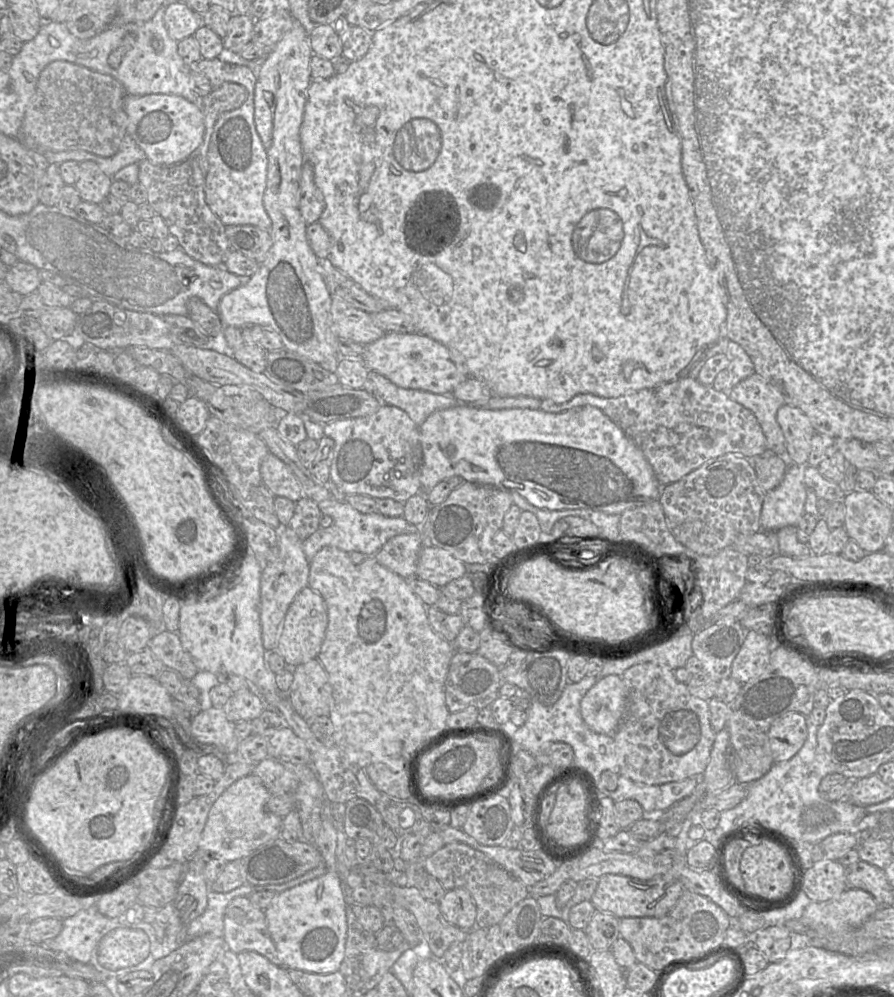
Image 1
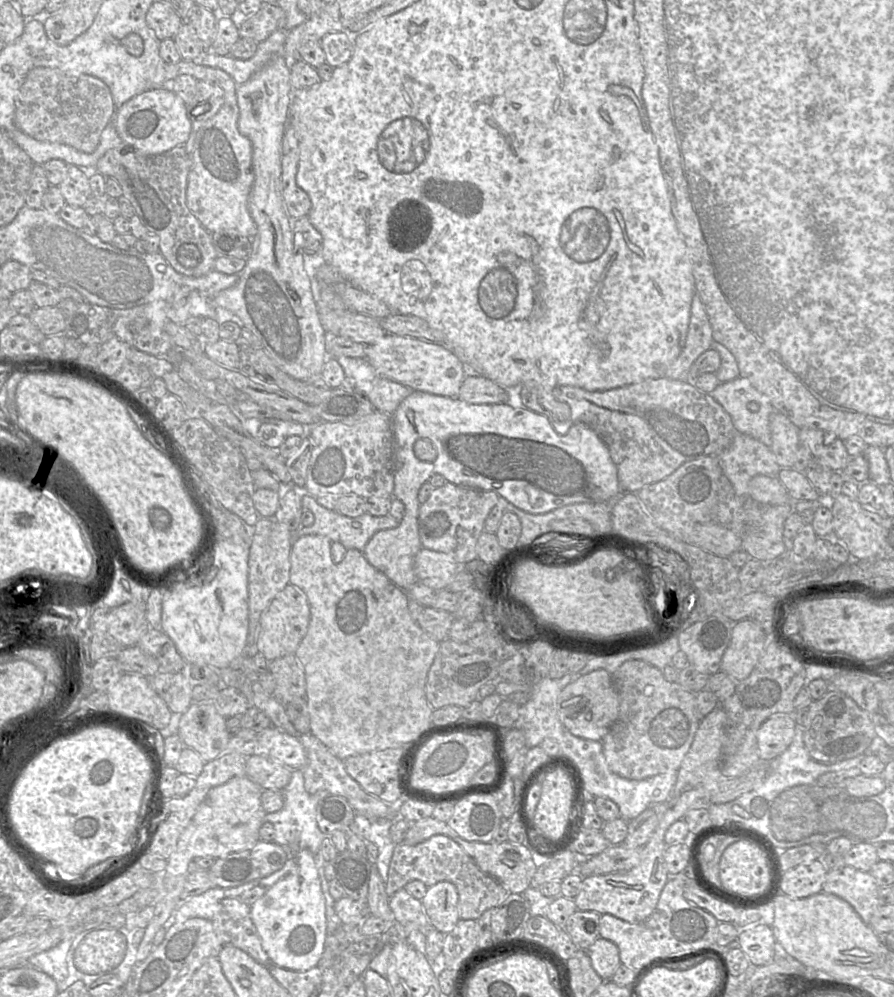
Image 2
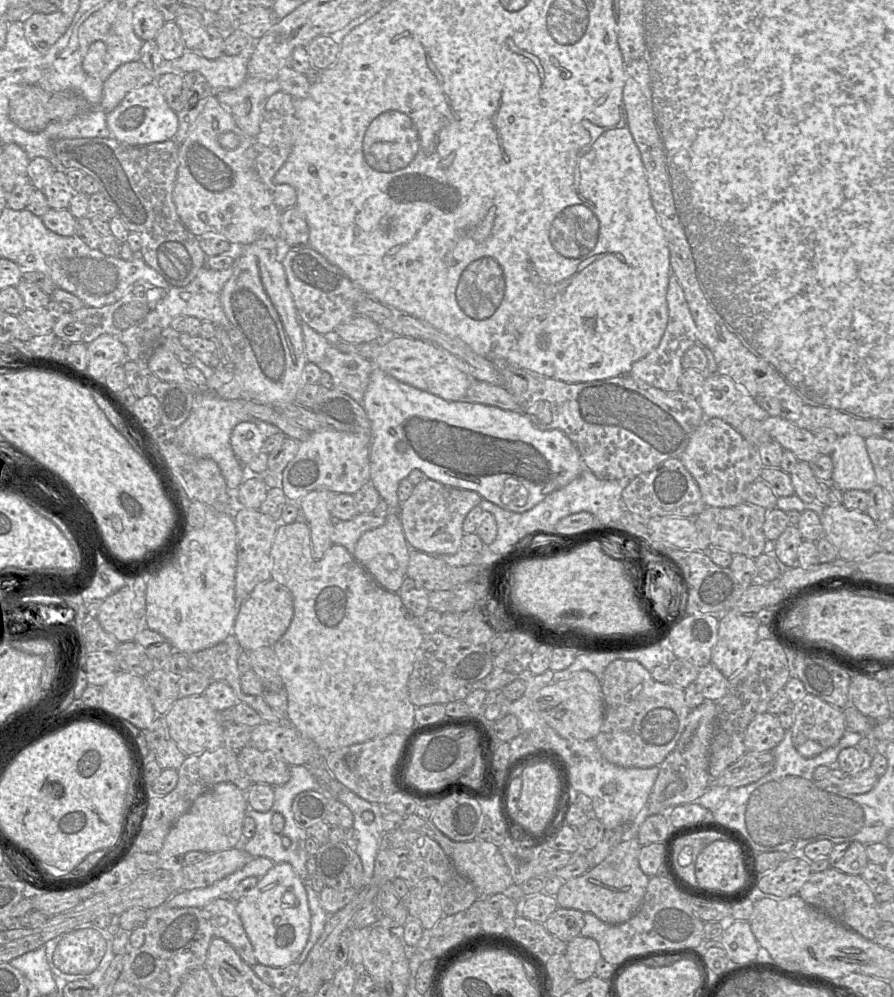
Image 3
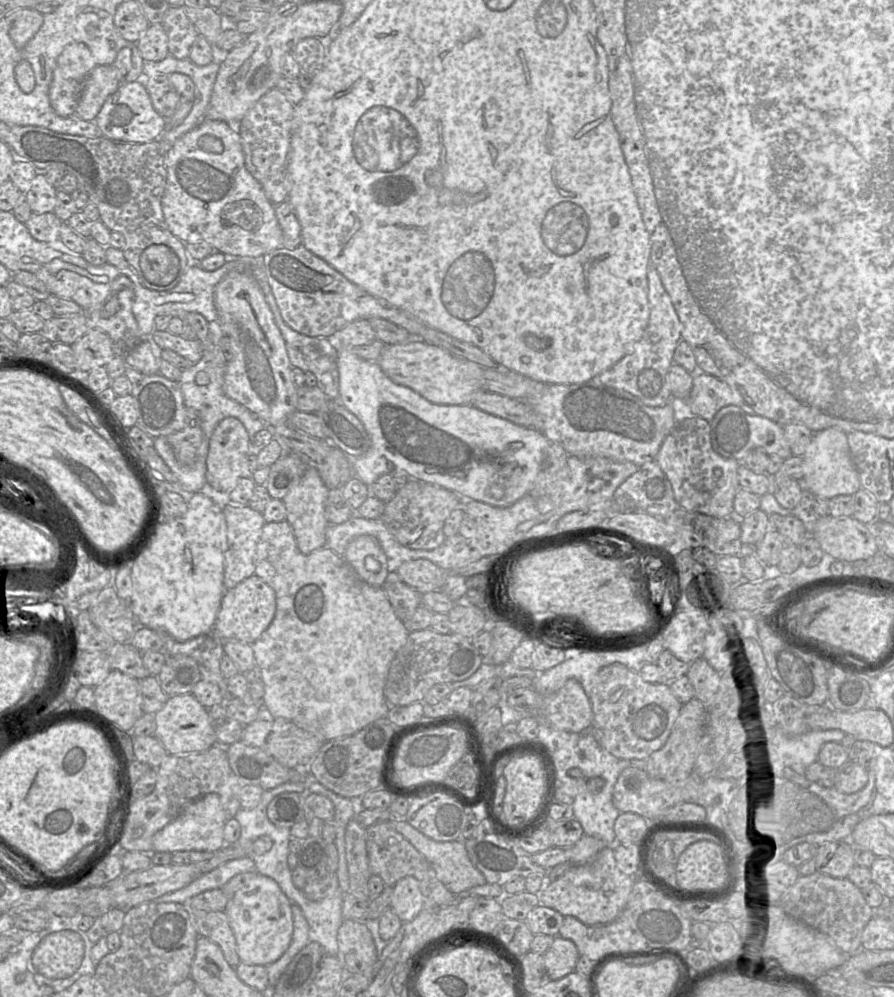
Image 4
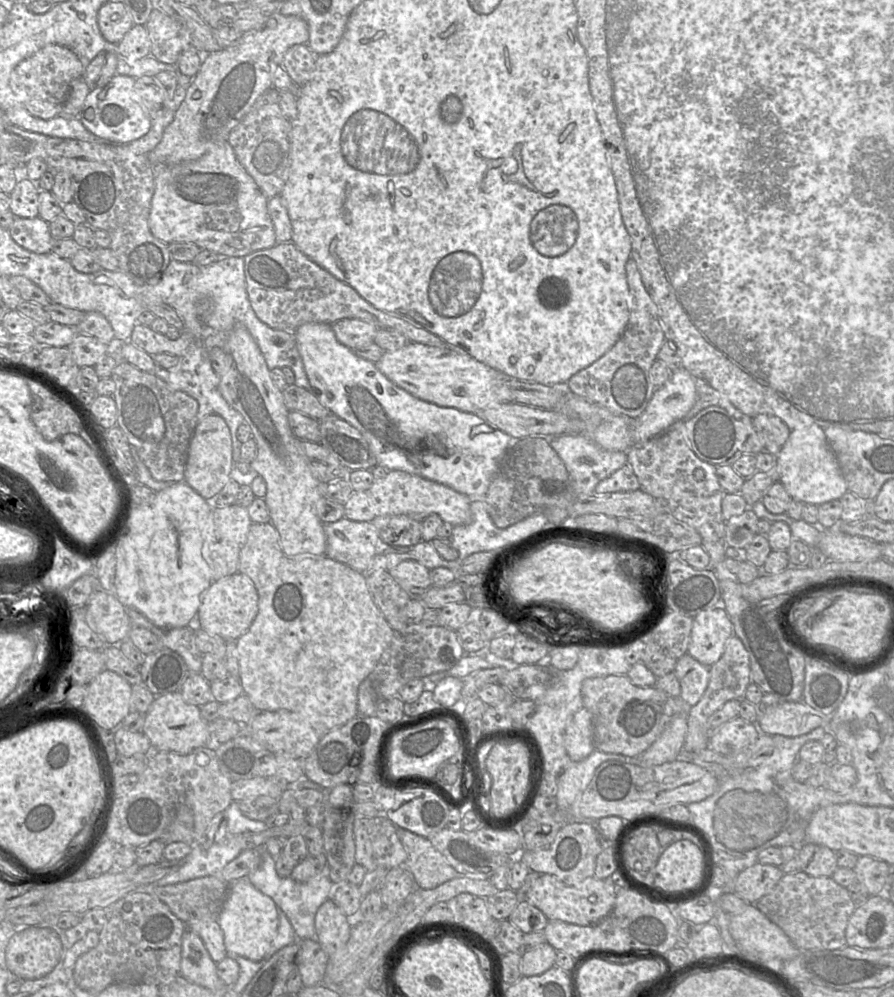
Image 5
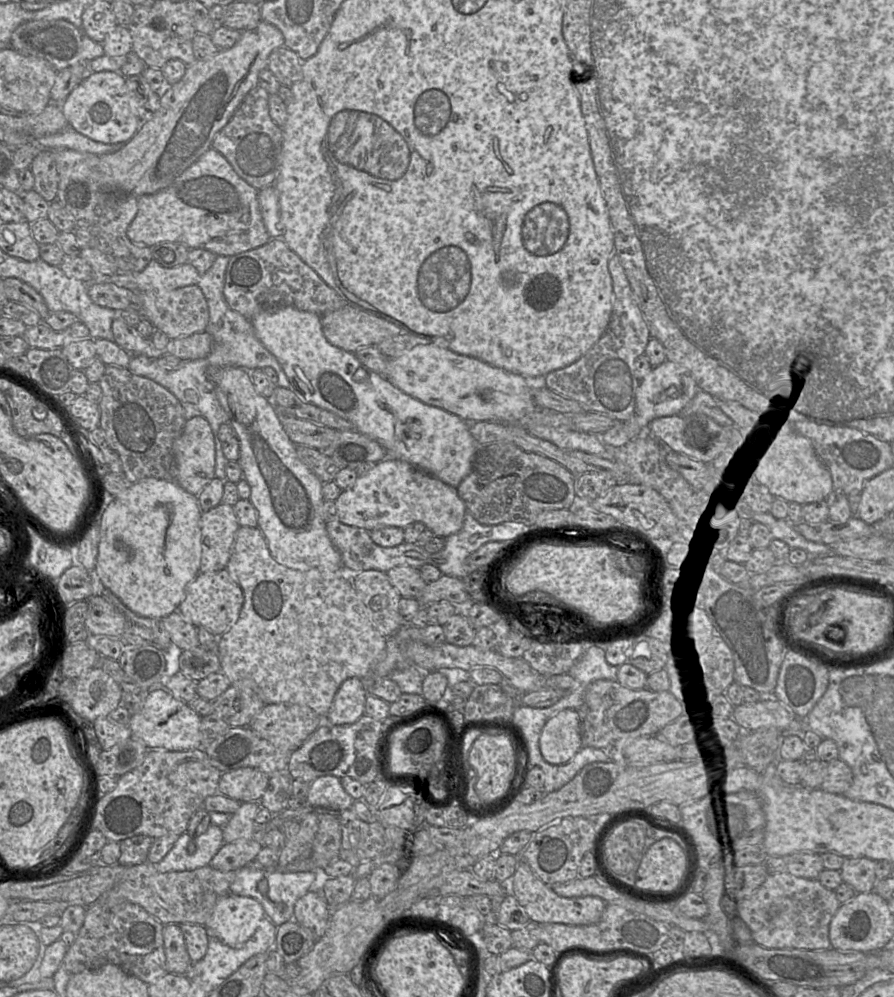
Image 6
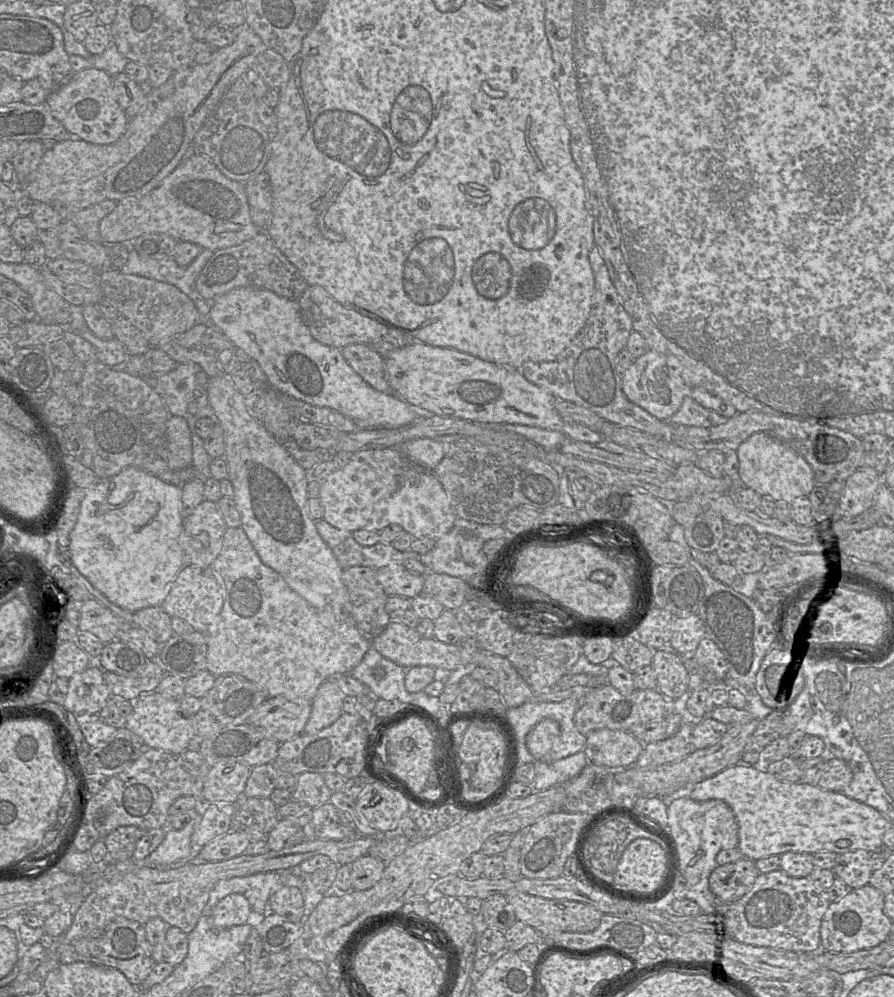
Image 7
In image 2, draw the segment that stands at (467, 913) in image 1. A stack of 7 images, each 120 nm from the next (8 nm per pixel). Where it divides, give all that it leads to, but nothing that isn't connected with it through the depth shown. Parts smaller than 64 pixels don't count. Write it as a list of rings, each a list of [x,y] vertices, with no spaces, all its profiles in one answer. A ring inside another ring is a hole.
[[[442,881],[428,887],[421,903],[431,926],[444,934],[452,931],[460,920],[458,892],[450,882]]]

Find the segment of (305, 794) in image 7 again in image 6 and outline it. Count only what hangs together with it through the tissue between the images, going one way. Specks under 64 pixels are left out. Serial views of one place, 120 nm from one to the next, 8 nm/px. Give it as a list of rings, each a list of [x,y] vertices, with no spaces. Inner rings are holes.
[[[322,776],[309,784],[306,801],[315,810],[349,810],[354,799],[344,790],[341,781],[335,776]]]

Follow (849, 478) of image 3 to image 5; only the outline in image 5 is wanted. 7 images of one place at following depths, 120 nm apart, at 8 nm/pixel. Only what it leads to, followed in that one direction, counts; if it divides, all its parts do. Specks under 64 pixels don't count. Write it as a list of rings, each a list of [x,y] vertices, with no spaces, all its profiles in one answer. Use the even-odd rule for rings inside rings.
[[[818,425],[791,430],[789,438],[776,455],[776,458],[779,482],[783,484],[794,501],[819,506],[840,499],[848,492],[836,456],[828,444],[823,429]]]

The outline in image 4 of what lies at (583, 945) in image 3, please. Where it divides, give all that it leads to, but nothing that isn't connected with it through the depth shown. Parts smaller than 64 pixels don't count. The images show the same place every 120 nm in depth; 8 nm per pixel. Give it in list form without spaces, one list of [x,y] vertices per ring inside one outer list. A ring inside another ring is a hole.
[[[554,937],[551,947],[543,954],[547,977],[556,980],[574,972],[579,957],[578,949],[571,940]]]

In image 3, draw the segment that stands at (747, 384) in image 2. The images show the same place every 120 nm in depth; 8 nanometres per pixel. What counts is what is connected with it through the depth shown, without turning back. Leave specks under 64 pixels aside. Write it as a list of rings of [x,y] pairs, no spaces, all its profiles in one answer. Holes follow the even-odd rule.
[[[706,375],[703,391],[695,397],[706,418],[721,419],[734,427],[745,419],[760,421],[769,417],[742,385],[727,376]]]

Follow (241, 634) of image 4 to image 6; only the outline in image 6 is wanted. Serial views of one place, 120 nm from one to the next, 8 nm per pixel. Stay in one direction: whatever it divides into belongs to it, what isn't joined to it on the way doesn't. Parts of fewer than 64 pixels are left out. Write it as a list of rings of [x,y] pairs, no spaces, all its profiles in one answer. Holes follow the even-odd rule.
[[[226,569],[199,573],[186,587],[185,596],[177,611],[186,619],[201,625],[209,633],[221,636],[238,620],[244,602],[241,587]]]

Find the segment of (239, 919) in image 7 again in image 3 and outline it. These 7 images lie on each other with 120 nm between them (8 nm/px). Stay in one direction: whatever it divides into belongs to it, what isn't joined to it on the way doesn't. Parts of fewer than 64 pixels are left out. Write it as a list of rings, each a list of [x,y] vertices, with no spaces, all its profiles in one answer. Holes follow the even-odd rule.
[[[289,863],[275,864],[256,886],[236,902],[237,912],[259,964],[284,967],[302,954],[311,930],[311,912],[304,881]]]

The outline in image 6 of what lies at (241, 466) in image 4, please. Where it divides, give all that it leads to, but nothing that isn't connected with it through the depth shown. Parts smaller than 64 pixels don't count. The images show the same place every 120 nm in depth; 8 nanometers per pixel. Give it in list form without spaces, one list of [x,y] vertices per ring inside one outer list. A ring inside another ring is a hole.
[[[200,416],[186,421],[181,434],[173,443],[175,481],[187,492],[198,495],[215,478],[217,436],[209,422]]]

